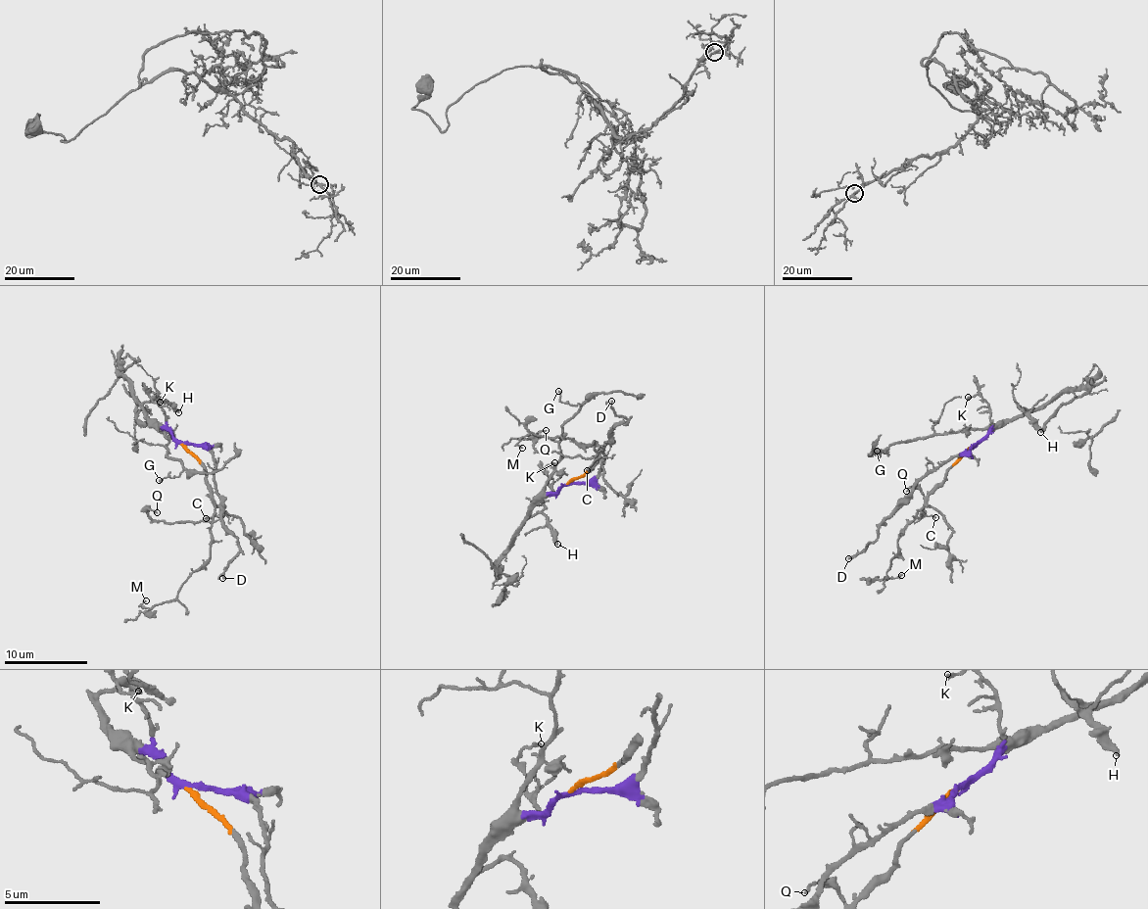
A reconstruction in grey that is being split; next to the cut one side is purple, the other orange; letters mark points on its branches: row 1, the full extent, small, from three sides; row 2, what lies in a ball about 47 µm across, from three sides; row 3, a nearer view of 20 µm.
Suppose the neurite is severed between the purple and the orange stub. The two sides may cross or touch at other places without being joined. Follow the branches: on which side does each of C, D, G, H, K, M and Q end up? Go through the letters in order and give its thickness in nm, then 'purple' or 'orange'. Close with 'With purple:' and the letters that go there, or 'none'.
C: 120 nm | orange
D: 130 nm | purple
G: 140 nm | purple
H: 360 nm | purple
K: 140 nm | purple
M: 150 nm | orange
Q: 130 nm | orange
With purple: D, G, H, K

